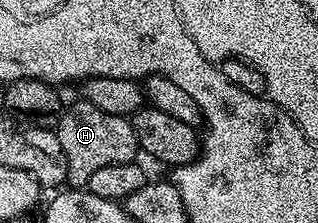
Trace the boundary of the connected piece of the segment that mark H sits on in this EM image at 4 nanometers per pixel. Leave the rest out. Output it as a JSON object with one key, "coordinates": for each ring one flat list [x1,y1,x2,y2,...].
{"coordinates":[[85,100,77,101,71,106,69,103,63,109,56,127,60,148,64,148,66,157,66,182,71,187,85,186,88,176,93,176,99,168,104,168,107,164,132,162,140,154,129,118,100,112,96,104,88,104]]}

